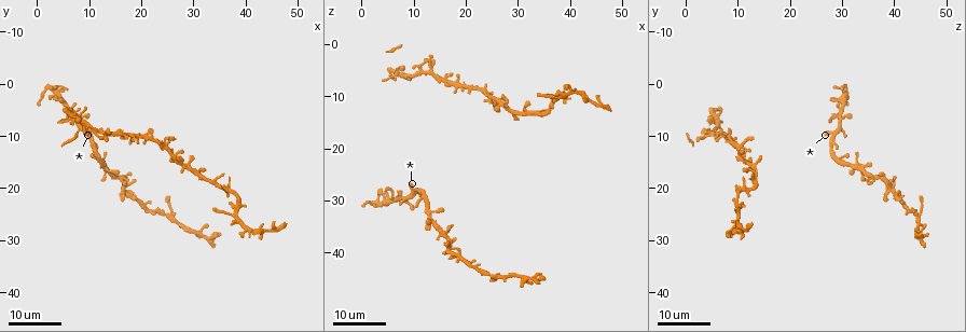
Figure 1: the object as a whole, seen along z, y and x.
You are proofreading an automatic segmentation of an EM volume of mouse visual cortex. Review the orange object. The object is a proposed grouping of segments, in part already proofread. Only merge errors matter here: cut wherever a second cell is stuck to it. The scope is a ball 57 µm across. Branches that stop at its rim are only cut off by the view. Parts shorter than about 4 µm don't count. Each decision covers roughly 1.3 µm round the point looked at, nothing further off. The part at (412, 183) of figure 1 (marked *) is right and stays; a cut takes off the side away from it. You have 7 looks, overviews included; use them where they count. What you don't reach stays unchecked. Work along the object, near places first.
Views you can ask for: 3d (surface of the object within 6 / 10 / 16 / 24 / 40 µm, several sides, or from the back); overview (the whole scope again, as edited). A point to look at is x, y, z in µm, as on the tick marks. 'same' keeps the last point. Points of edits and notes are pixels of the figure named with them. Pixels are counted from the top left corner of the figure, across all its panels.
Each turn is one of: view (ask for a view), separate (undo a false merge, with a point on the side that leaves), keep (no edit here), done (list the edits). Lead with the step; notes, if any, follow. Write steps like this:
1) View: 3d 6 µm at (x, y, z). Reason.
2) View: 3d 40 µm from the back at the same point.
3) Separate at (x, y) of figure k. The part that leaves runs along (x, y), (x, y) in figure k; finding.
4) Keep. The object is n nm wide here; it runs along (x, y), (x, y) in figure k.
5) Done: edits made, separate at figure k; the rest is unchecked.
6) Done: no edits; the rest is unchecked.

View: 3d 16 µm at (11.5, 9.5, 5.0). Four arms meet.

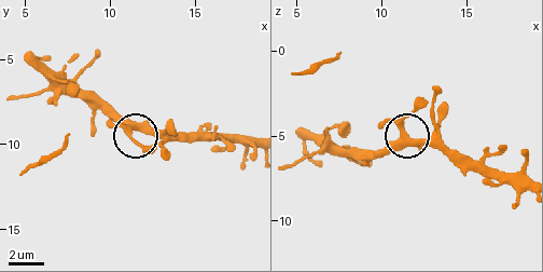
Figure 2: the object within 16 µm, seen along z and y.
View: 3d 6 µm at (11.4, 9.1, 4.9).

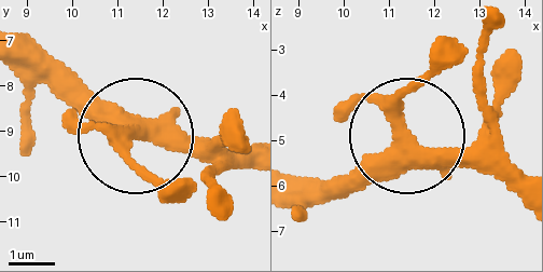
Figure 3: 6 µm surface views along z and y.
Keep. Continuous, no second cell.

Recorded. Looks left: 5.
View: 3d 24 µm at (19.5, 10.5, 8.0).

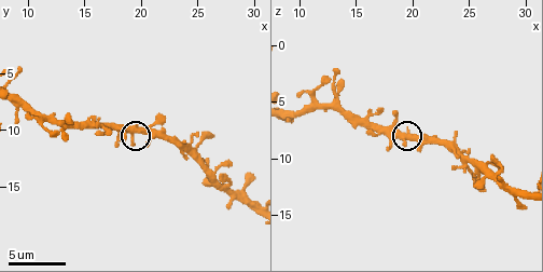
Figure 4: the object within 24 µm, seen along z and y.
View: 3d 6 µm at (19.0, 9.8, 7.8). Closer look.

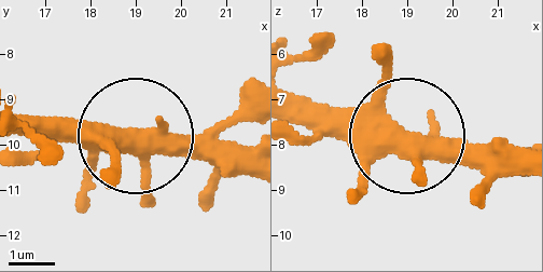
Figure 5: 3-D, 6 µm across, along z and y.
View: 3d 6 µm from the back at (19.00, 9.80, 7.90).

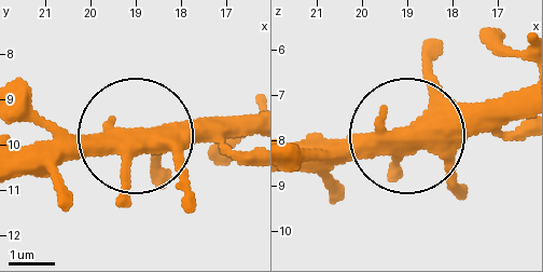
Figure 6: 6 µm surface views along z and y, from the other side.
Keep. 4 arms meet here; continuous, no second cell.

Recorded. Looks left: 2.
View: 3d 16 µm at (26.0, 25.5, 45.0). Looks like a crossing.

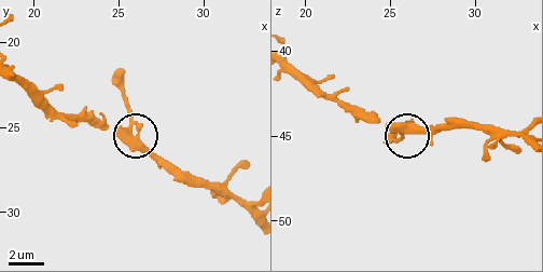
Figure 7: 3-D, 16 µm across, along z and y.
View: 3d 6 µm at (25.6, 25.3, 44.5). Zoom in.

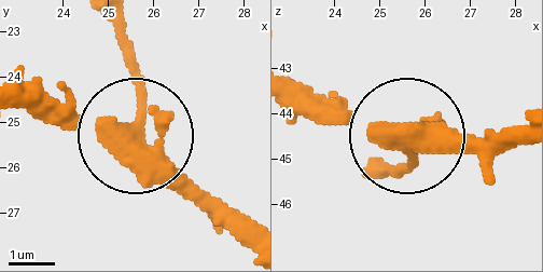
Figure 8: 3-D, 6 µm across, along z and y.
Keep. It runs along (25, 95), (134, 126), (141, 91), (129, 25) in figure 8; one cell here.

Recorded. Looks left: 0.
Done: no edits; the rest is unchecked.

